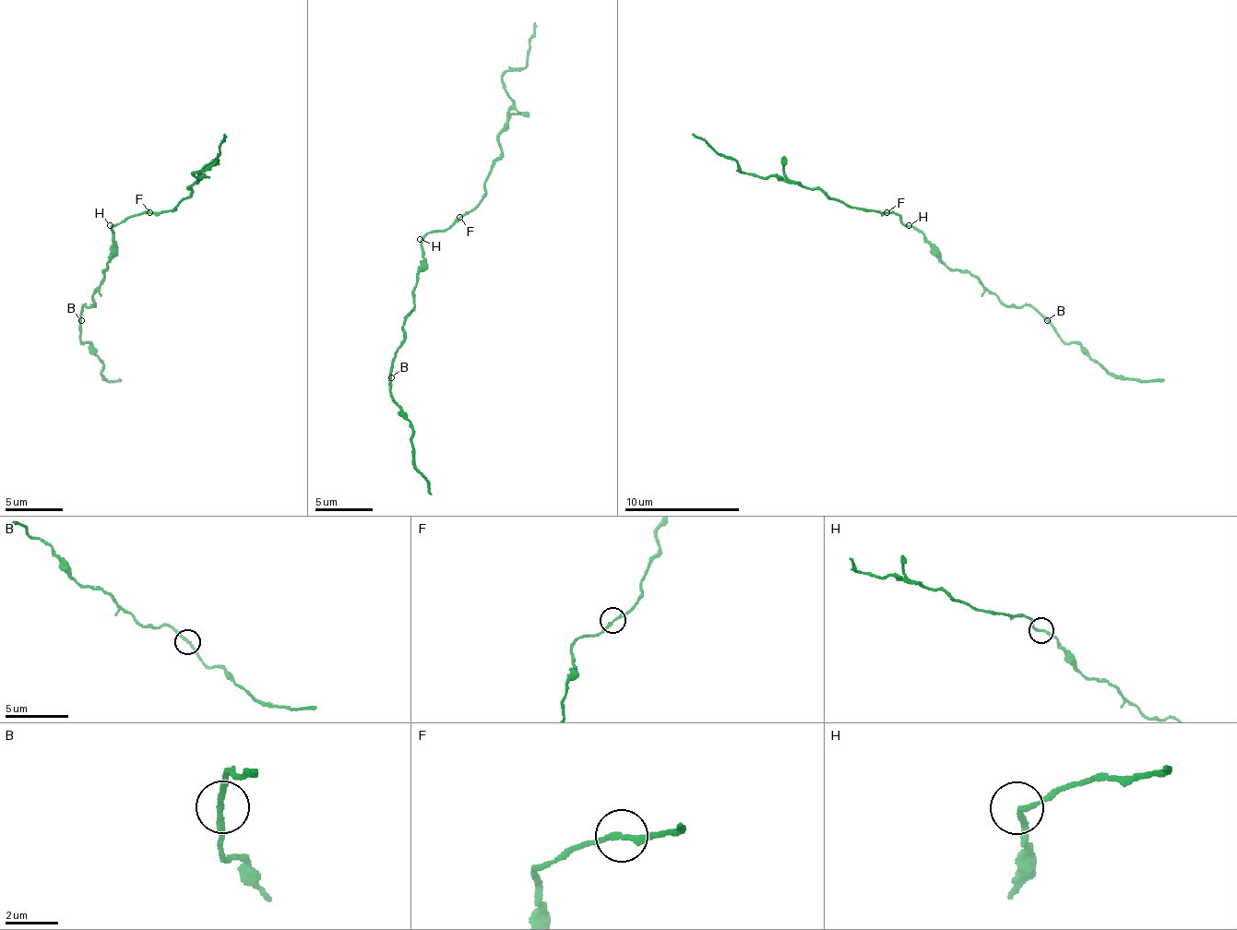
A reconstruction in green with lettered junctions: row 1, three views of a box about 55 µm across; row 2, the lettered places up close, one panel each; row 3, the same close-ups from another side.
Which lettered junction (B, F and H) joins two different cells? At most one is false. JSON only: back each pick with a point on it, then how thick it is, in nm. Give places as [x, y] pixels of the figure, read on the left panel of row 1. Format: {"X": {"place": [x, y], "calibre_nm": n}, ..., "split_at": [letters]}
{"split_at": []}

